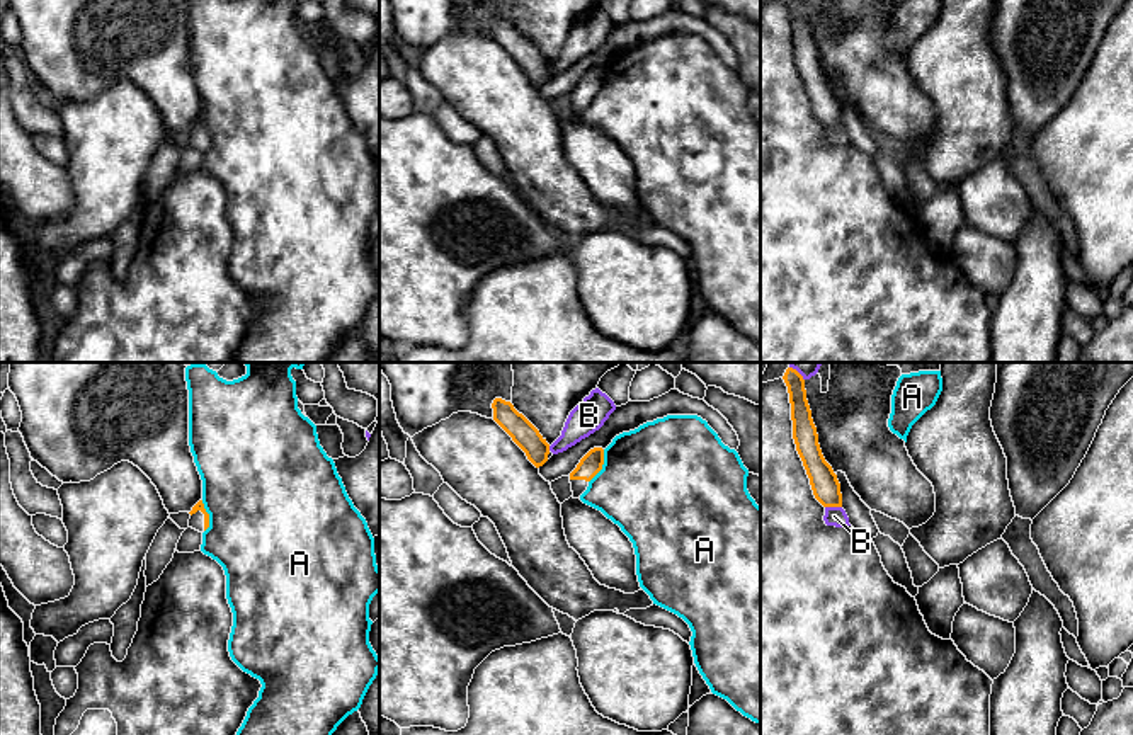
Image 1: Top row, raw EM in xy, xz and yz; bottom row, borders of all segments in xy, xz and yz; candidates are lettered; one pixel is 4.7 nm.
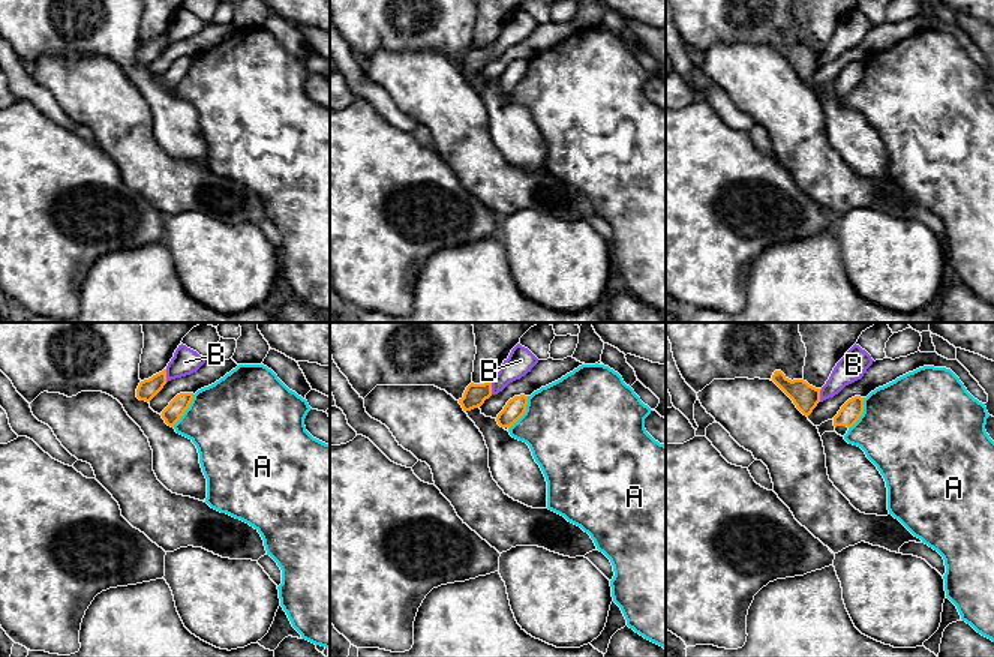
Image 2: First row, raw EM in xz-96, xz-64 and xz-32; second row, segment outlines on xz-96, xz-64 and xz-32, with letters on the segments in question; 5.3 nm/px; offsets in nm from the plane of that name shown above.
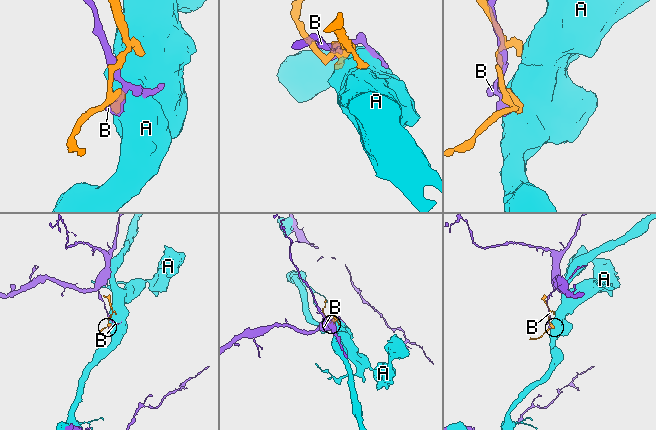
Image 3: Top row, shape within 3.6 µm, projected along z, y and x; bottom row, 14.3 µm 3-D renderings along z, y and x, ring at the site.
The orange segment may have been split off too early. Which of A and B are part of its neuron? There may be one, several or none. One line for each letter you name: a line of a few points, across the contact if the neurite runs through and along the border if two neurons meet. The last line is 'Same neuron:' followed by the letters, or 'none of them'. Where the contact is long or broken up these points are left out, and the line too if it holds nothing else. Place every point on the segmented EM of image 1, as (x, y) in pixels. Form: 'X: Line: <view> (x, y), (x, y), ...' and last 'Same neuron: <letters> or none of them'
Same neuron: none of them

